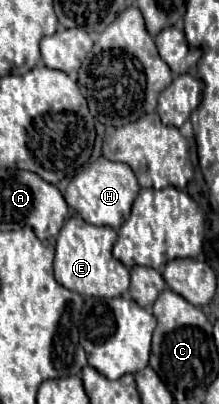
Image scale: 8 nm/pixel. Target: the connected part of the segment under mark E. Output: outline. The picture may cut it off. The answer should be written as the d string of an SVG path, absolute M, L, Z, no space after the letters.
M73 215L71 219L65 221L63 229L59 231L57 237L57 247L55 247L55 279L71 289L77 291L79 295L85 297L121 297L127 295L129 289L129 269L113 259L111 249L113 243L117 241L117 233L111 227L97 227L91 223L85 223L79 215Z

